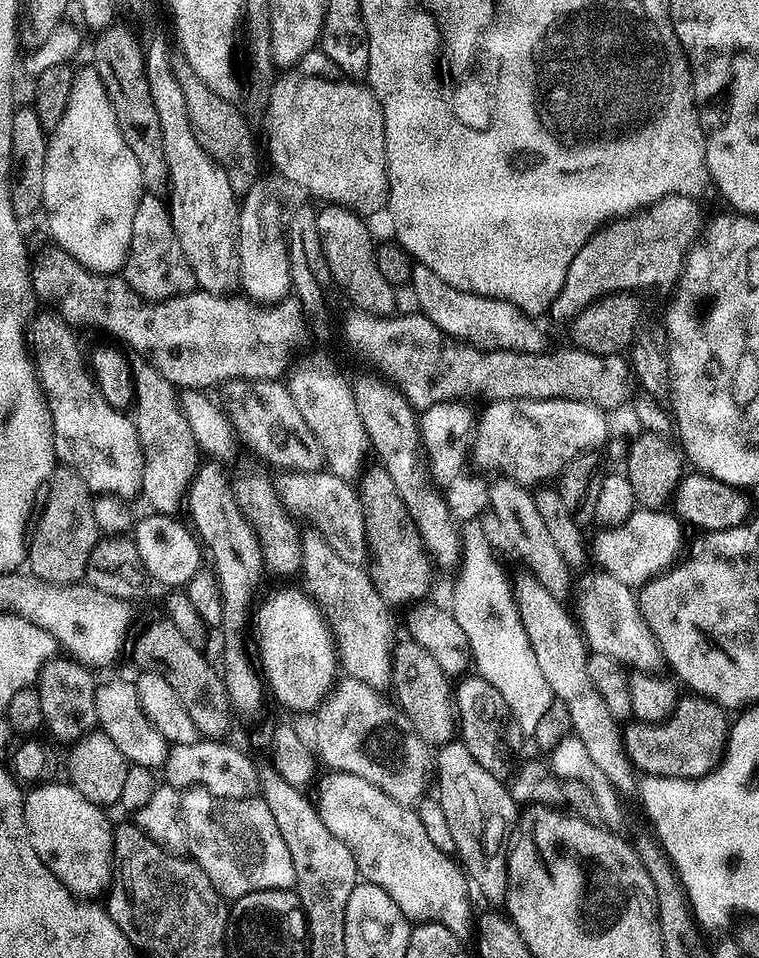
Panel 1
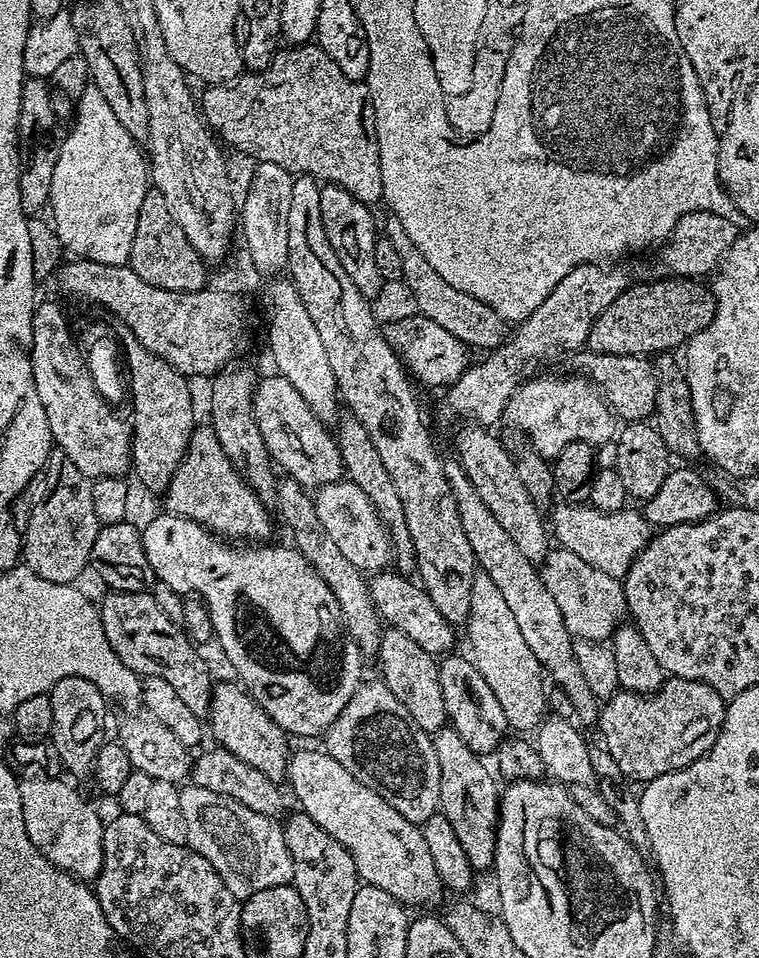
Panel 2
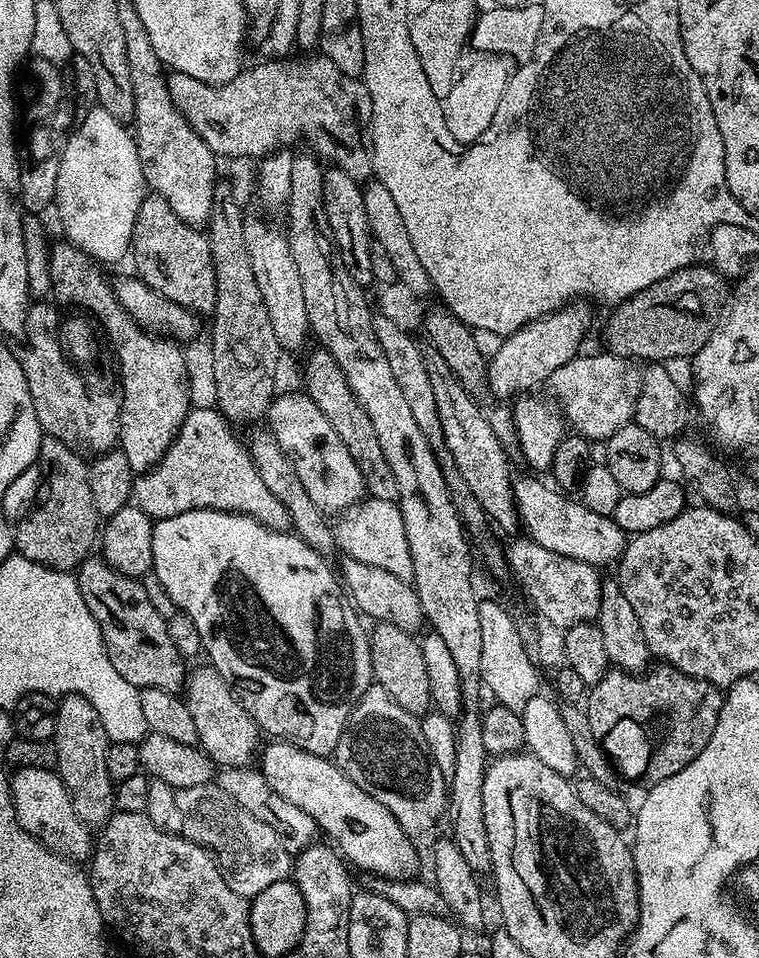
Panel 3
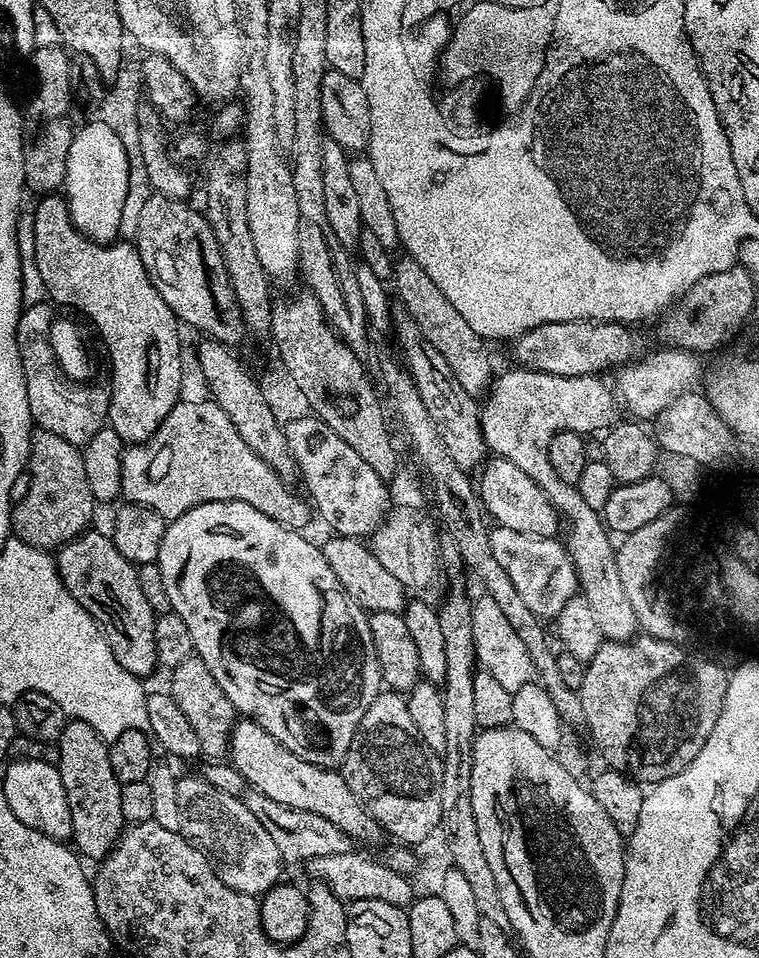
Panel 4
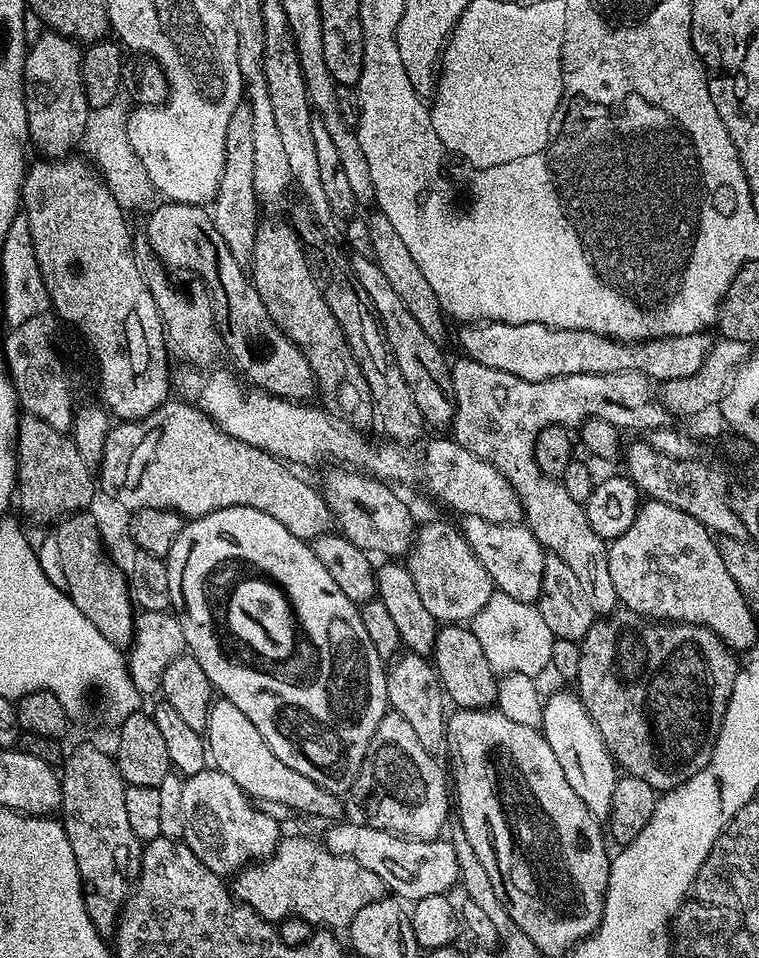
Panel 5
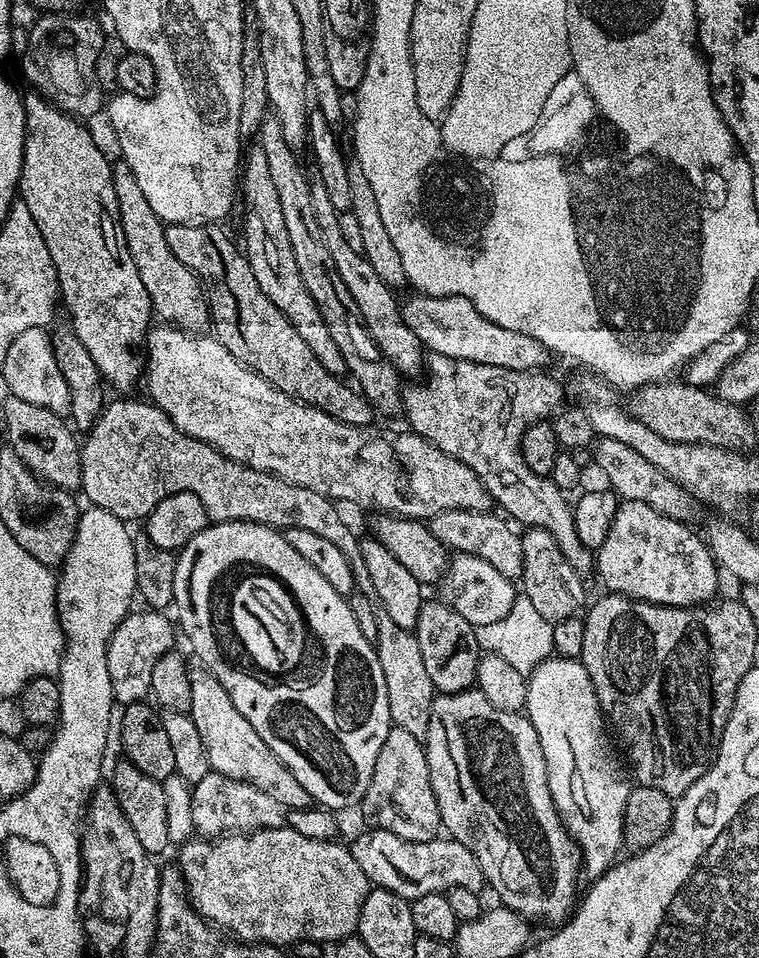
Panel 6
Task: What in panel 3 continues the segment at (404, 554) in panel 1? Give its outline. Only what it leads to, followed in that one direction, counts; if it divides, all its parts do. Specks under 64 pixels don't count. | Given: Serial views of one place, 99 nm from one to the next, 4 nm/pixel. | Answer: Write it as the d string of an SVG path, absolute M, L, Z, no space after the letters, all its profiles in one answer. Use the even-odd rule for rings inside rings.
M313 347L308 361L302 364L302 388L308 397L326 414L330 426L342 438L342 446L350 450L350 458L358 466L364 479L367 495L373 500L399 501L398 478L394 478L394 470L390 470L390 462L386 462L386 454L382 454L382 445L378 443L378 434L374 434L374 426L366 415L366 410L354 398L338 362L334 362L332 355L325 348Z

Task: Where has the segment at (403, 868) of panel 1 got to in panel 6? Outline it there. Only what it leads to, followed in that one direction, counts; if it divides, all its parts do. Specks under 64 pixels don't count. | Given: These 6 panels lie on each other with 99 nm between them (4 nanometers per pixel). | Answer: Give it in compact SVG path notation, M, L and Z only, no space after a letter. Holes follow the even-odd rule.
M196 666L189 671L190 696L192 711L190 713L194 726L198 726L198 735L202 737L202 746L206 746L206 758L210 758L213 772L226 778L244 780L250 786L258 786L262 794L270 794L274 802L278 802L286 810L306 808L313 803L310 794L302 790L302 782L290 774L290 770L279 758L258 738L258 730L238 714L234 702L230 702L230 694L214 678L214 674L203 666Z

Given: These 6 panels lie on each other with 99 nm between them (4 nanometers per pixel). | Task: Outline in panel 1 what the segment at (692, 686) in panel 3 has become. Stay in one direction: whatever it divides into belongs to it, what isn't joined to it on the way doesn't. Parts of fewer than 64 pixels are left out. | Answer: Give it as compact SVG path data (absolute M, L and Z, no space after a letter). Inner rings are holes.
M684 694L676 701L671 716L661 724L632 722L623 729L625 752L637 773L697 780L716 769L728 747L730 720L725 709L702 696Z

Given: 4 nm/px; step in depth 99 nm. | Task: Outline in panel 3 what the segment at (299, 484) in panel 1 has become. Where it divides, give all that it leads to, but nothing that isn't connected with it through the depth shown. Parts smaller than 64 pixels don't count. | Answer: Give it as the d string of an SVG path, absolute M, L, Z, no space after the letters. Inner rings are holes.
M361 498L339 513L334 524L336 547L345 557L382 570L390 570L398 578L411 581L412 555L406 538L406 526L400 513L399 503L390 500Z

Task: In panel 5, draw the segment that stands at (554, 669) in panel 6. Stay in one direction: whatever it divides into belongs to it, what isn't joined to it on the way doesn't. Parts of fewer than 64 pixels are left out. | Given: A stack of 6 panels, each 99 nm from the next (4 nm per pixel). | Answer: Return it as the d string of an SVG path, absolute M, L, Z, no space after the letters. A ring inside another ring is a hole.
M575 691L556 692L545 699L542 731L546 742L550 742L550 750L554 750L562 766L562 774L566 774L566 782L574 786L574 794L586 802L596 817L607 817L618 779L618 765L609 754L606 742L602 742L602 734L598 734L598 728L594 726L586 706Z

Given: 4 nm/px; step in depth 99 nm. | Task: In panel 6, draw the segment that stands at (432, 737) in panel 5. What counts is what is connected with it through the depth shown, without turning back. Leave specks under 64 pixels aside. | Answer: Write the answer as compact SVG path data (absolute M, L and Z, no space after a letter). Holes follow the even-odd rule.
M380 614L374 647L380 659L382 674L386 678L386 699L390 701L393 725L407 730L409 734L414 734L414 738L423 741L430 726L432 698L437 695L437 690L430 682L430 673L422 663L422 650L418 647L415 631L398 626L397 623L390 622L388 616Z

